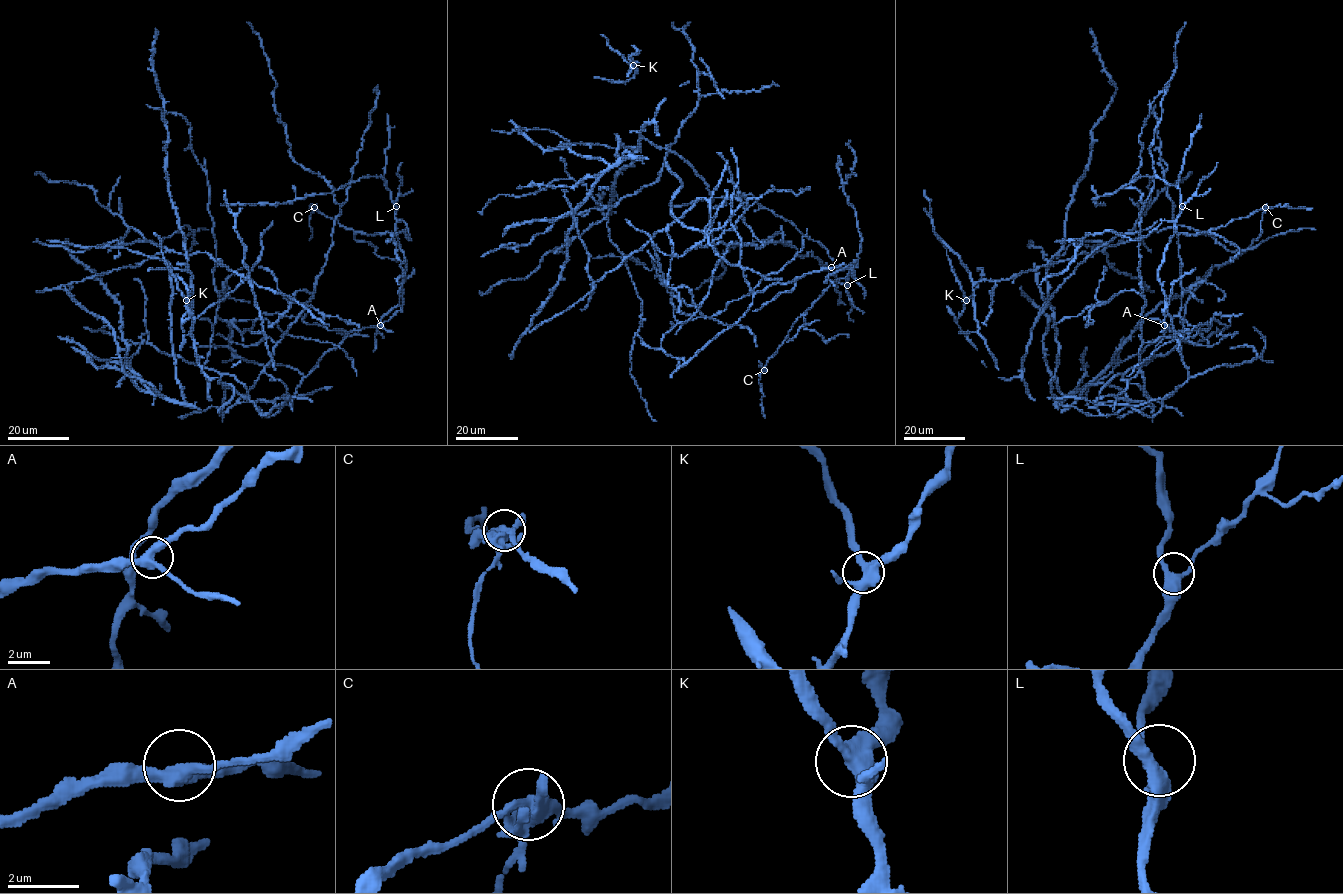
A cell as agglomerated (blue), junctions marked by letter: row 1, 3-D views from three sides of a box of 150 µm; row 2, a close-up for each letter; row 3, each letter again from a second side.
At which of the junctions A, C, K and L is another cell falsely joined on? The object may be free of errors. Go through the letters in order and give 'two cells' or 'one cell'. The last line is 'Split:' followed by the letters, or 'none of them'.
A: one cell
C: two cells
K: one cell
L: one cell
Split: C

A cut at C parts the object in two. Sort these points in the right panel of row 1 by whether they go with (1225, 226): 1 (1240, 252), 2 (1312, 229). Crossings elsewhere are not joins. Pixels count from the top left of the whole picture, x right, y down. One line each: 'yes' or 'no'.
1: yes
2: yes

